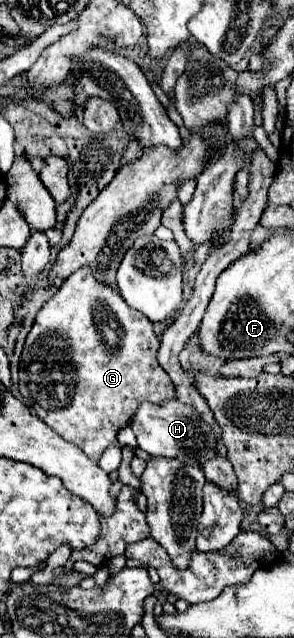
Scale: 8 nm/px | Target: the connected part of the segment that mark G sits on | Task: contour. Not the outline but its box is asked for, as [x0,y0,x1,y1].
[20,267,176,461]

